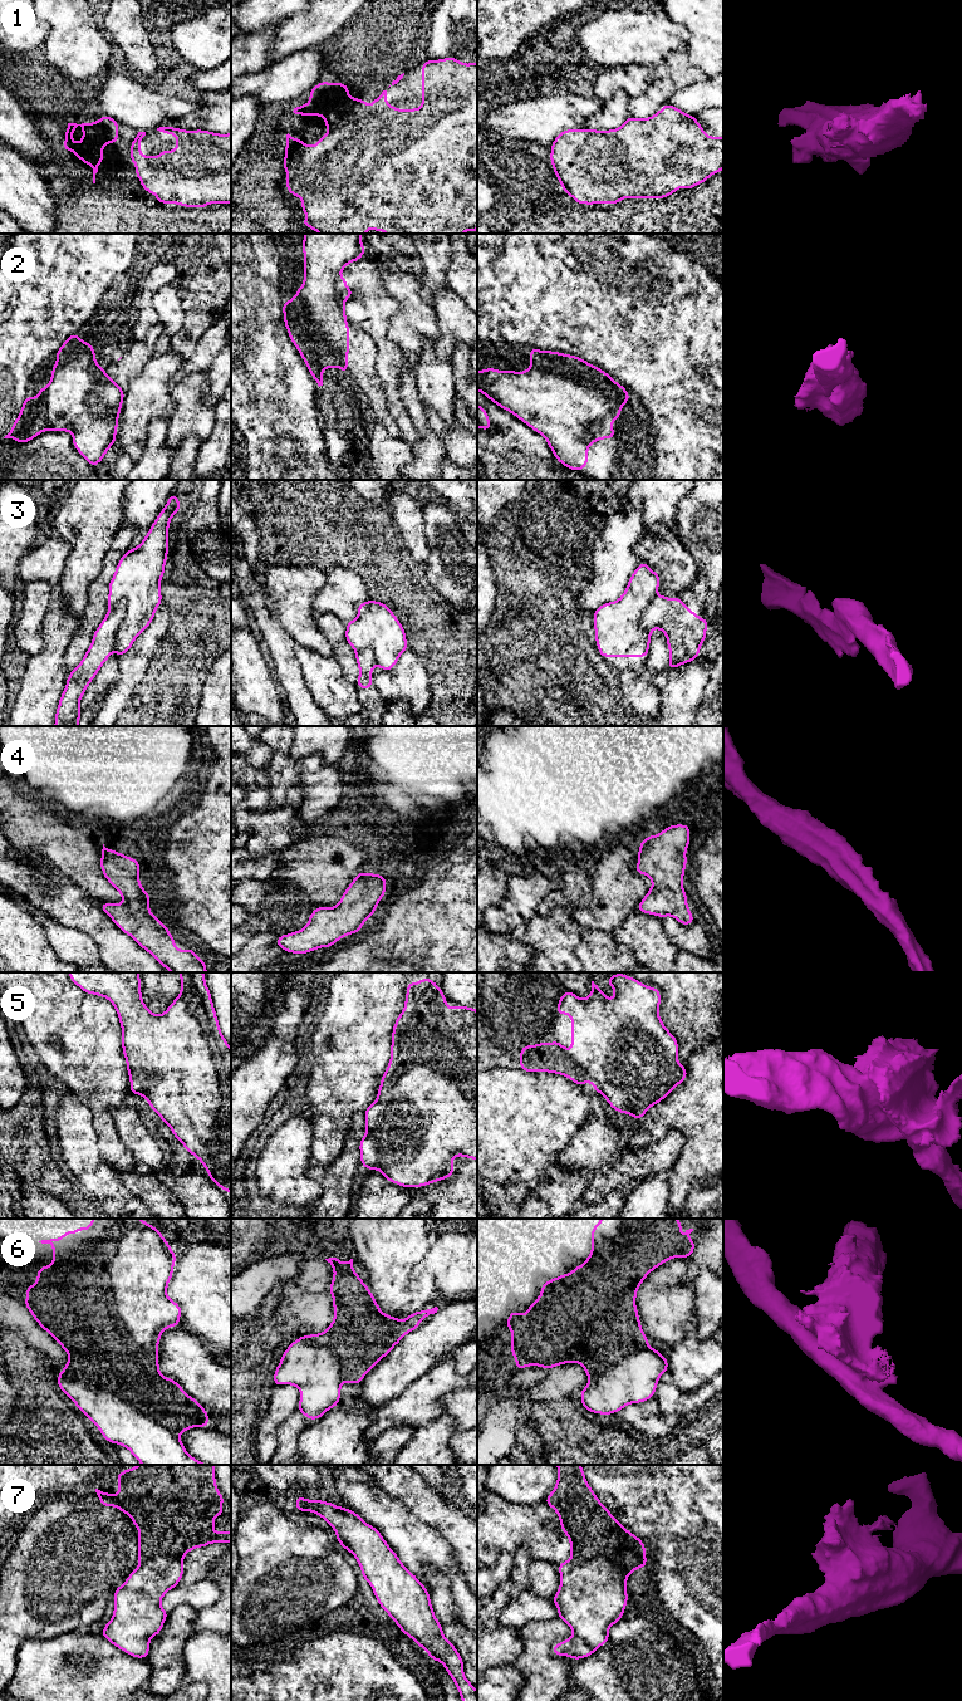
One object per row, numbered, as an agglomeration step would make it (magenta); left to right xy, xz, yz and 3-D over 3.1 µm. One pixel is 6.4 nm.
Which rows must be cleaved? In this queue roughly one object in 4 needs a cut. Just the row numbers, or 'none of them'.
3, 6

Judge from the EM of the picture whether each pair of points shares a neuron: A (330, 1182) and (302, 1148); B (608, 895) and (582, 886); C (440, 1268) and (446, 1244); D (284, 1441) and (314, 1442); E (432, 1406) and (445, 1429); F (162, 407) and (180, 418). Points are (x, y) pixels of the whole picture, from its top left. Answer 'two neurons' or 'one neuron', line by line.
A: two neurons
B: two neurons
C: one neuron
D: two neurons
E: two neurons
F: two neurons

